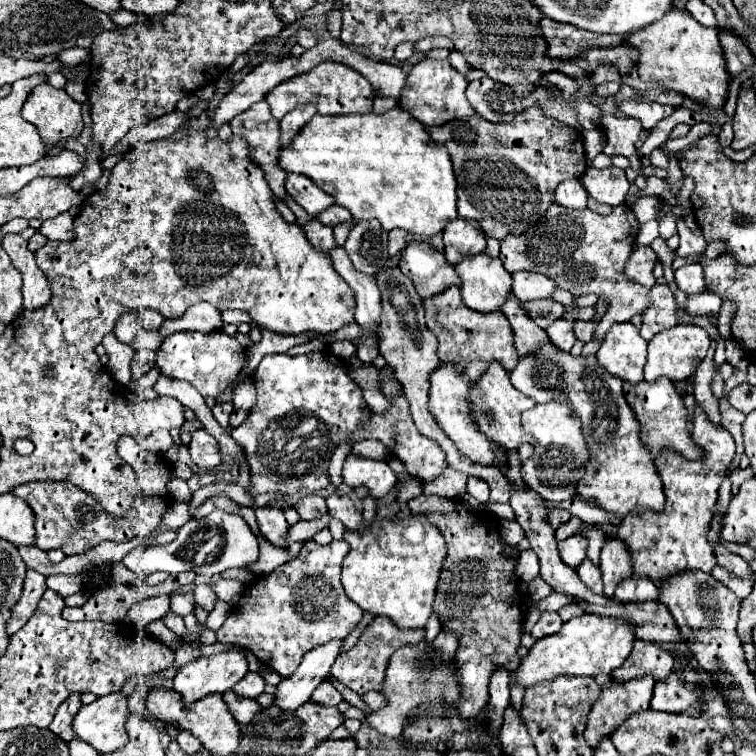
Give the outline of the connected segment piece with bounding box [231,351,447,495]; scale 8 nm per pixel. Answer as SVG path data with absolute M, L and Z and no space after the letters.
M329 351L307 355L265 355L253 375L257 403L247 419L231 429L231 437L243 445L251 469L251 495L283 493L311 495L329 485L327 465L341 443L377 439L387 451L405 463L407 471L421 481L437 479L447 459L441 447L423 437L411 417L405 393L388 399L389 409L377 415L367 409L363 389L349 377L343 359Z

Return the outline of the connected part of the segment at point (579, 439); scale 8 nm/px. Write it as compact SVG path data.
M563 401L535 405L533 409L523 413L523 427L537 439L533 457L523 461L521 465L523 481L543 499L549 501L571 499L575 495L577 481L585 473L585 463L589 461L589 449L581 433L581 423L573 415L571 407Z

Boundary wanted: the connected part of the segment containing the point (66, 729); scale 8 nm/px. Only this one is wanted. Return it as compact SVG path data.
M75 693L75 695L71 695L67 701L63 701L63 703L59 705L59 709L57 709L57 713L55 713L55 717L53 717L51 725L49 725L49 729L51 729L57 737L61 737L65 743L71 743L71 741L75 739L71 723L73 723L73 719L75 719L79 707L81 707L81 701L79 701L79 695Z

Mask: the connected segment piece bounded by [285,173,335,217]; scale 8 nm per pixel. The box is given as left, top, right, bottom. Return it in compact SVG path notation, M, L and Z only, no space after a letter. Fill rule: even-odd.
M287 173L285 189L297 201L297 205L301 205L313 217L335 203L335 199L331 195L327 195L321 187L317 187L307 175Z

